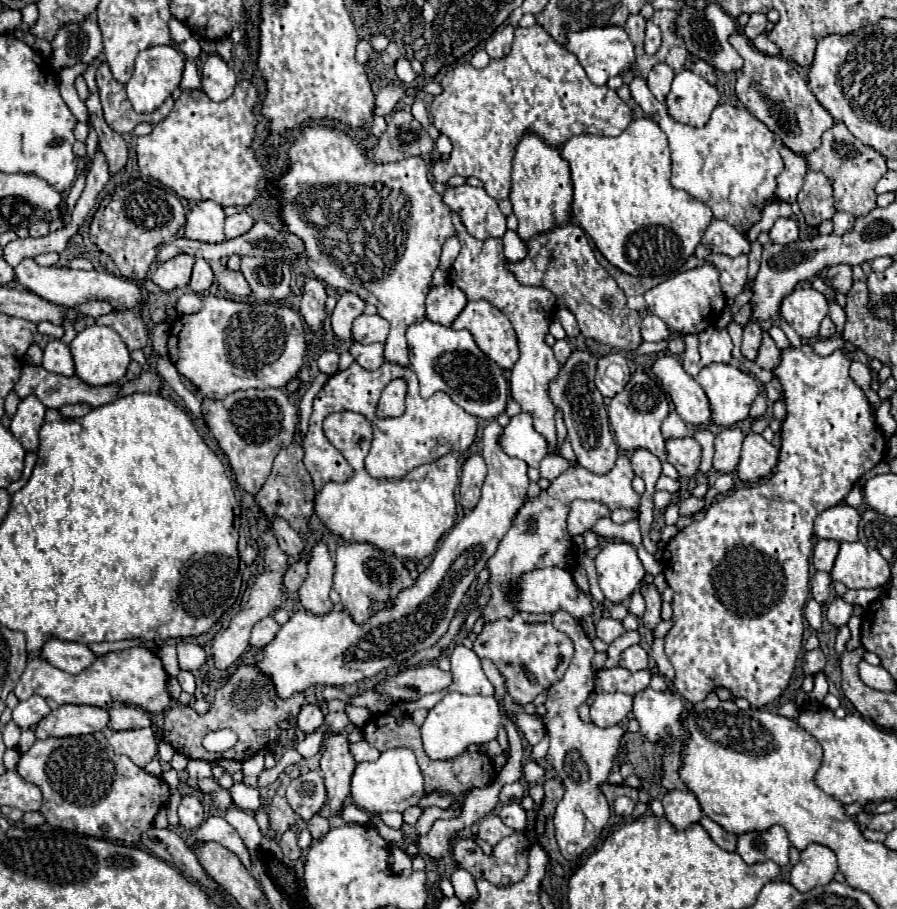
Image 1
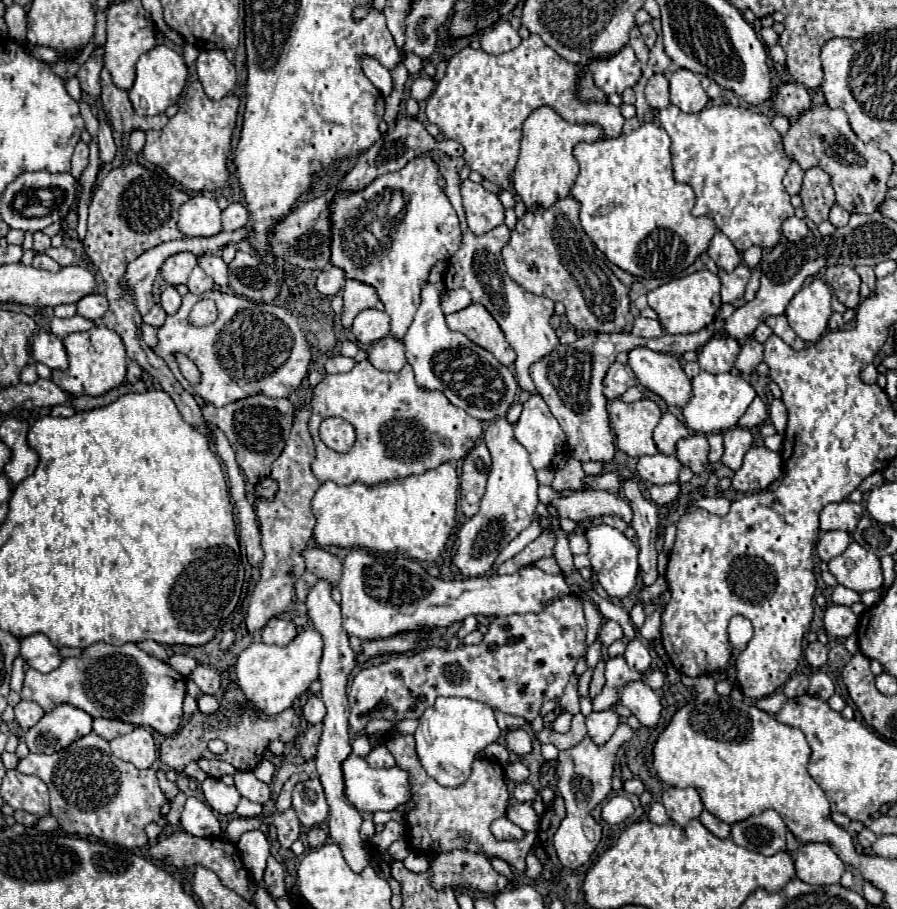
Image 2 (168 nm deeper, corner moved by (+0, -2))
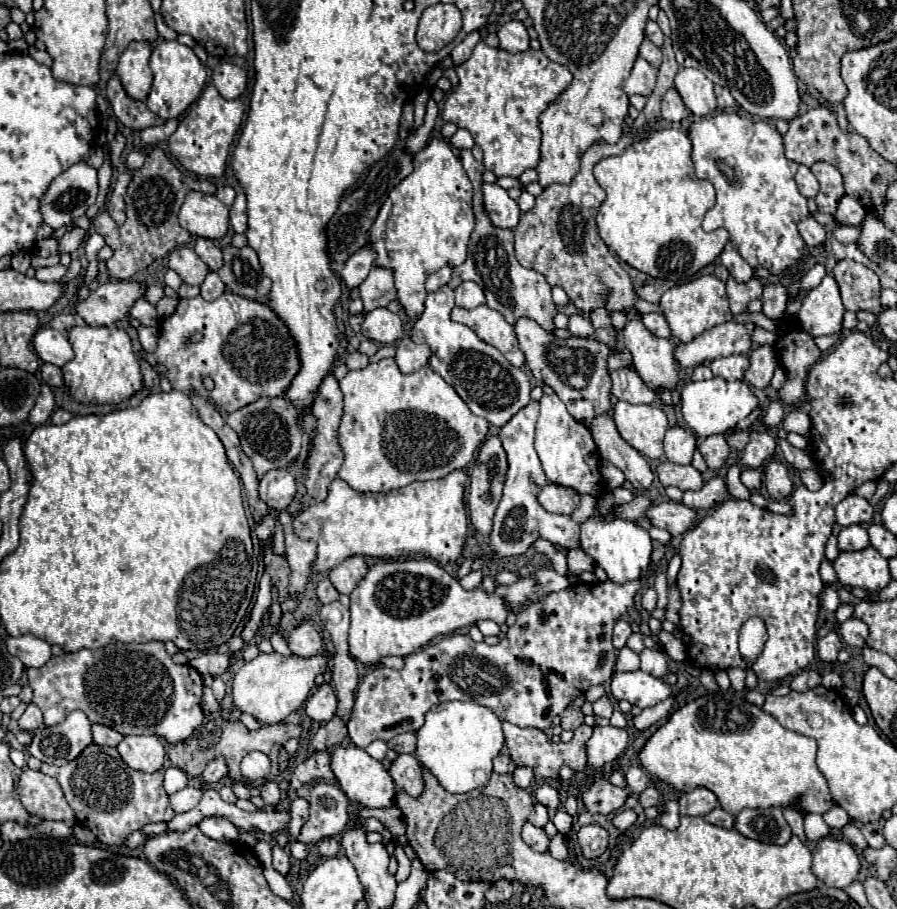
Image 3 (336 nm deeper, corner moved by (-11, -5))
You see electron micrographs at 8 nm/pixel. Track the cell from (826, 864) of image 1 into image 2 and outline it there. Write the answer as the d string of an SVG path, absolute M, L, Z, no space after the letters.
M800 843L794 853L796 877L810 885L840 883L846 865L826 843Z

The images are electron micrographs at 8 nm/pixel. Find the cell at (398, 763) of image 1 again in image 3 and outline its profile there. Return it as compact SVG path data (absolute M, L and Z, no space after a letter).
M349 746L349 748L337 748L333 752L331 770L341 786L341 790L347 794L351 802L363 804L367 808L391 808L395 806L395 782L389 776L389 772L383 768L383 764L375 758L371 758L363 748Z

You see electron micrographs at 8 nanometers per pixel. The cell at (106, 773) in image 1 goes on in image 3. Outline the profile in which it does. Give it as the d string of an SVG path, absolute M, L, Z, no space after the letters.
M89 744L75 760L63 766L43 764L41 772L53 776L61 784L77 822L89 828L95 838L107 846L123 846L125 840L145 824L169 822L175 816L163 788L163 772L137 772L129 768L117 748L111 746Z

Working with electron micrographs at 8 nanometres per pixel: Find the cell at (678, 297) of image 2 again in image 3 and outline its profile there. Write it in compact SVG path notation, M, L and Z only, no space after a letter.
M701 276L693 282L687 282L687 284L667 290L661 296L661 310L665 314L665 320L667 320L673 336L679 342L691 342L705 330L725 324L733 318L733 314L729 310L729 300L725 294L725 282L719 280L717 276Z

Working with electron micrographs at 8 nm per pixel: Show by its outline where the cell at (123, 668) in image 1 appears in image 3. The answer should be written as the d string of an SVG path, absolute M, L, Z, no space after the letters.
M113 642L99 650L79 650L73 654L65 654L61 658L51 658L41 668L27 668L29 686L33 690L33 704L37 704L43 712L45 726L55 726L63 722L63 718L71 710L83 710L91 722L111 726L123 736L129 734L155 734L165 738L169 744L177 744L187 740L195 728L203 722L201 710L201 690L203 678L189 664L179 666L165 652L163 642L145 642L145 644L123 644Z

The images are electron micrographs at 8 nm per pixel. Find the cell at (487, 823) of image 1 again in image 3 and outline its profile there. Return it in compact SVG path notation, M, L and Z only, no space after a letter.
M525 822L525 824L523 824L521 838L523 838L523 842L525 842L531 850L535 850L535 852L547 852L549 838L545 836L543 828L537 828L537 826L531 826L529 822Z

